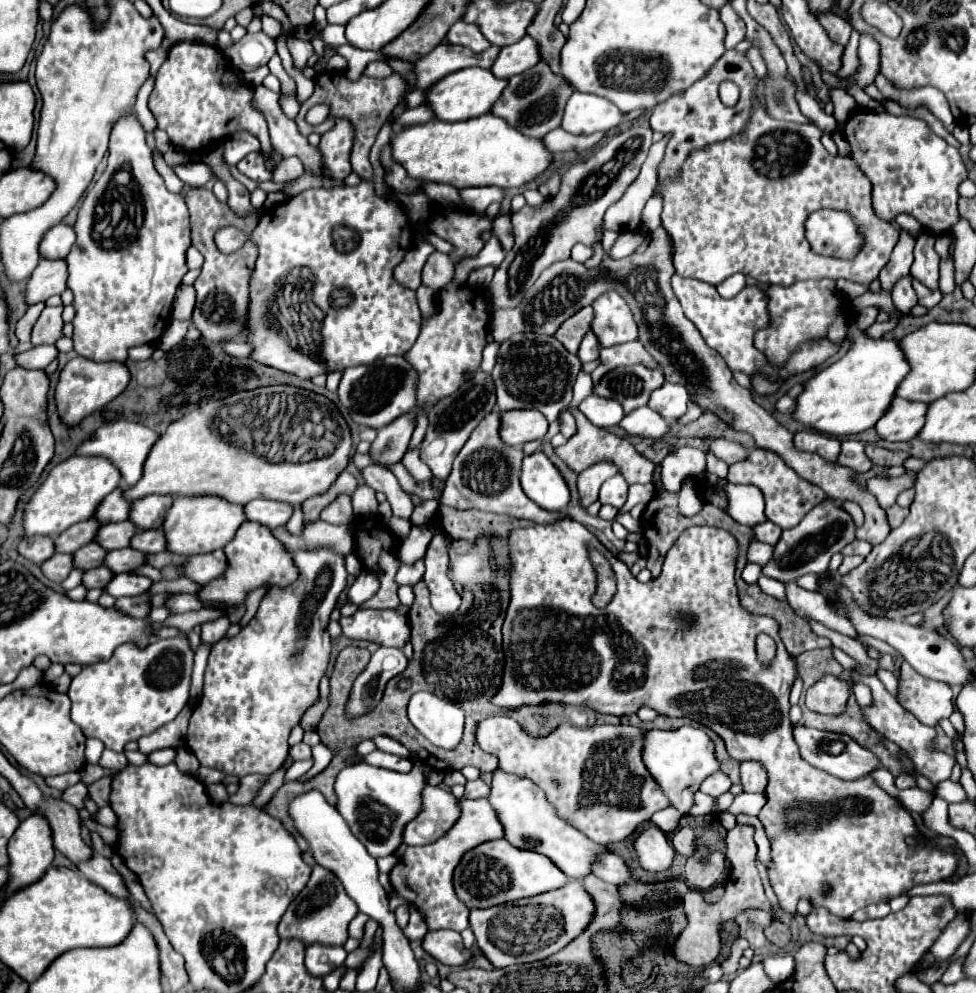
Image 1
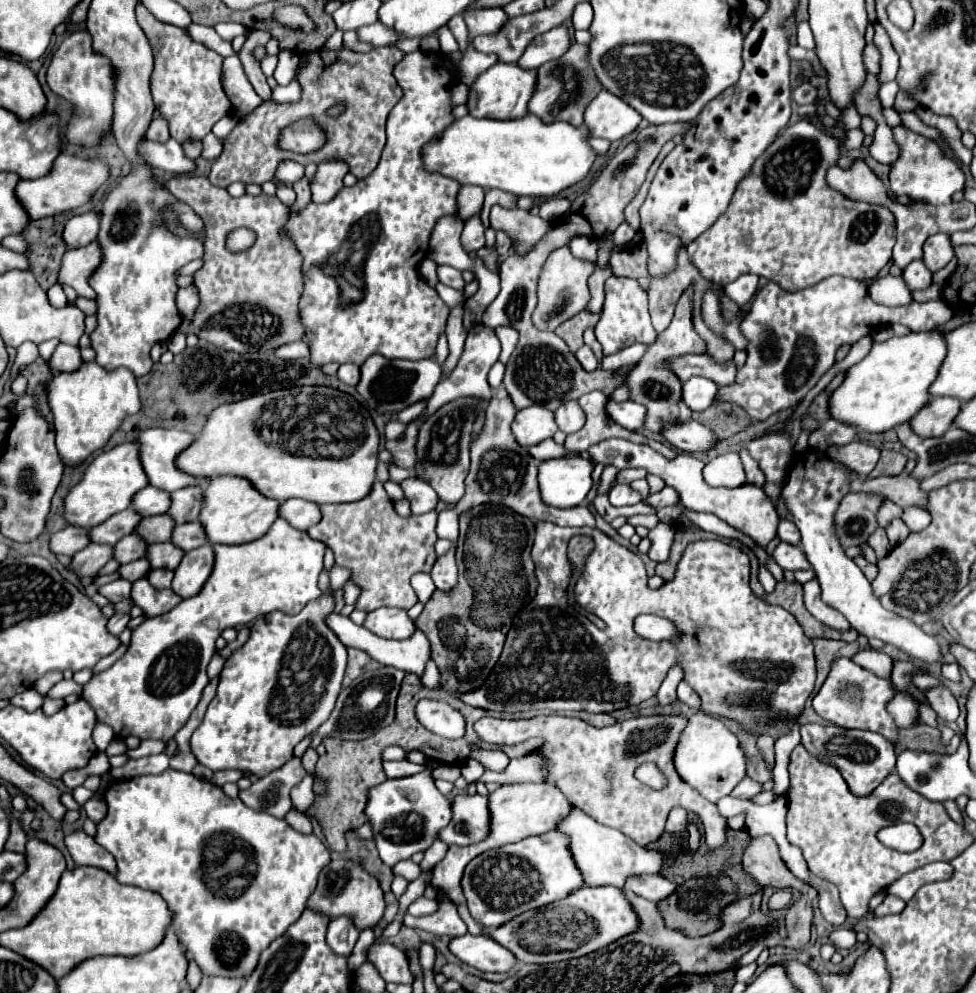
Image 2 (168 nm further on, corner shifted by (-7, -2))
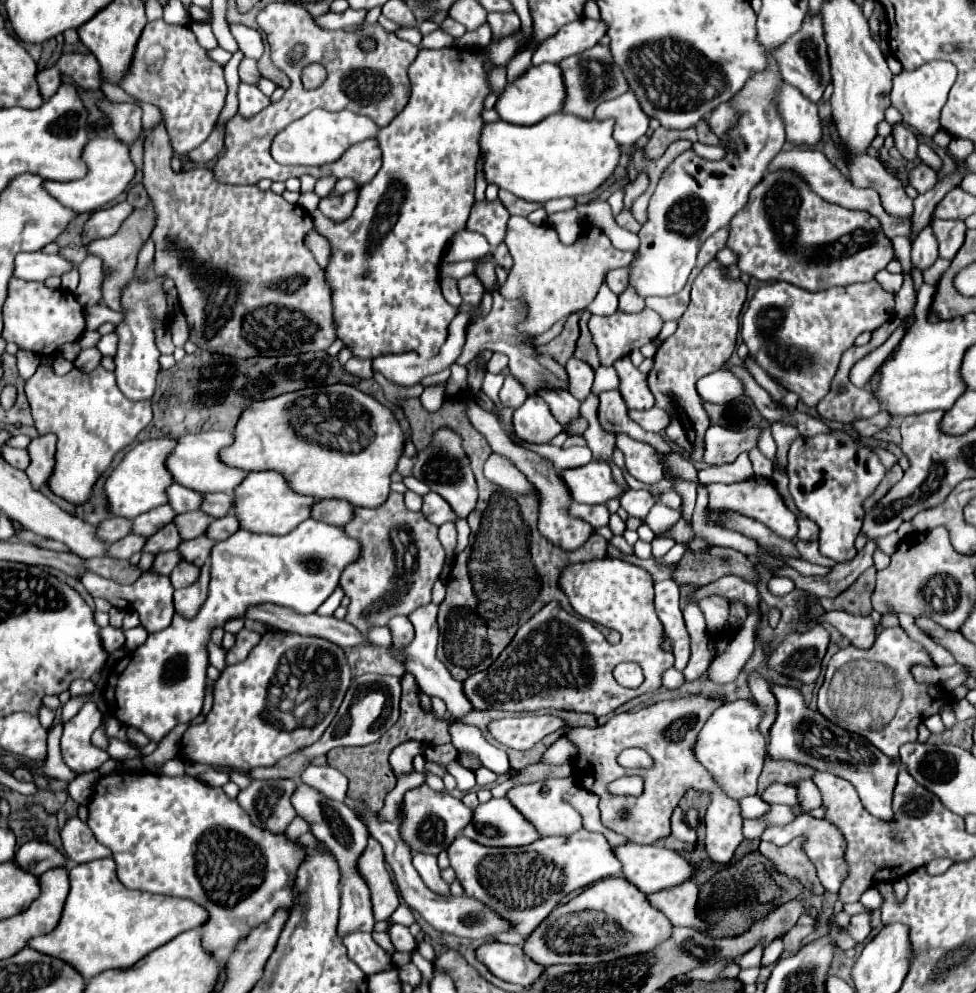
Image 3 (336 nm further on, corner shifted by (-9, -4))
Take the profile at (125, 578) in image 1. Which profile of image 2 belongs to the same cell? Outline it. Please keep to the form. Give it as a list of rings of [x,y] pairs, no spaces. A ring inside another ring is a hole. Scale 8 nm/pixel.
[[[154,569],[148,575],[150,583],[158,589],[168,589],[172,583],[172,577],[174,577],[174,571],[170,571],[170,569]]]

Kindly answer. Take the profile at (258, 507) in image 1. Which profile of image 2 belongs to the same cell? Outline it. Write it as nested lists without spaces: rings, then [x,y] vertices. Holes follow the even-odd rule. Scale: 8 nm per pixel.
[[[288,499],[280,505],[280,517],[290,521],[292,527],[300,527],[302,531],[306,531],[322,519],[322,511],[316,503],[304,499]]]

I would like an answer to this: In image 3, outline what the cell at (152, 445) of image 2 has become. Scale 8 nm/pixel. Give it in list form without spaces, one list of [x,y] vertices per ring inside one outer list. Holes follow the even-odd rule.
[[[206,431],[206,433],[188,433],[176,439],[174,451],[166,457],[166,469],[174,477],[174,483],[184,485],[196,493],[230,493],[238,481],[242,481],[242,469],[230,469],[218,461],[218,449],[230,445],[230,431]]]

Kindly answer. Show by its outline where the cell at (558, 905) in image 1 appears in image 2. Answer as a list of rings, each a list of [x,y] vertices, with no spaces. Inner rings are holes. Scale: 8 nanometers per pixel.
[[[606,885],[606,887],[580,887],[568,897],[556,901],[554,907],[546,905],[544,909],[526,911],[524,915],[508,921],[506,925],[490,931],[490,935],[500,945],[510,949],[522,963],[556,963],[572,957],[584,957],[592,951],[606,947],[608,943],[614,943],[614,939],[622,939],[622,935],[630,935],[636,929],[640,929],[640,919],[638,913],[632,911],[632,905],[628,903],[624,891]]]

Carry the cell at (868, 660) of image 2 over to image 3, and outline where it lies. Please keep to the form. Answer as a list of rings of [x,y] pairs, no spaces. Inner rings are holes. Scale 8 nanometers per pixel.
[[[844,611],[824,613],[824,621],[834,625],[856,649],[870,649],[876,639],[874,623],[870,617],[856,617]]]

